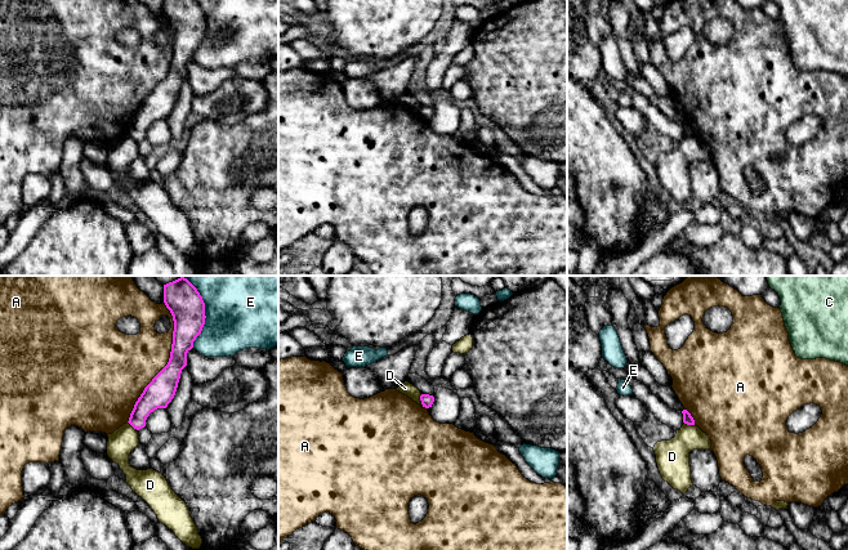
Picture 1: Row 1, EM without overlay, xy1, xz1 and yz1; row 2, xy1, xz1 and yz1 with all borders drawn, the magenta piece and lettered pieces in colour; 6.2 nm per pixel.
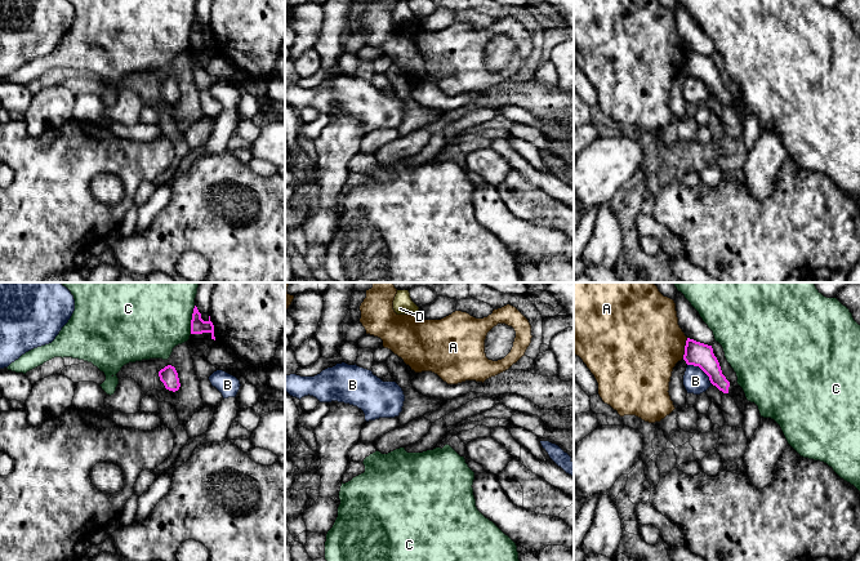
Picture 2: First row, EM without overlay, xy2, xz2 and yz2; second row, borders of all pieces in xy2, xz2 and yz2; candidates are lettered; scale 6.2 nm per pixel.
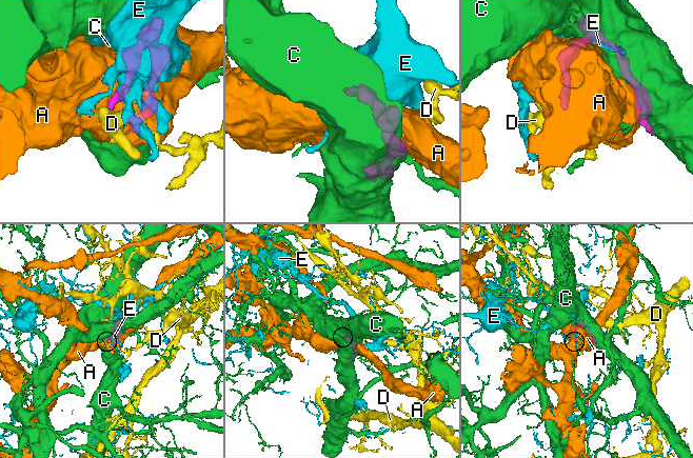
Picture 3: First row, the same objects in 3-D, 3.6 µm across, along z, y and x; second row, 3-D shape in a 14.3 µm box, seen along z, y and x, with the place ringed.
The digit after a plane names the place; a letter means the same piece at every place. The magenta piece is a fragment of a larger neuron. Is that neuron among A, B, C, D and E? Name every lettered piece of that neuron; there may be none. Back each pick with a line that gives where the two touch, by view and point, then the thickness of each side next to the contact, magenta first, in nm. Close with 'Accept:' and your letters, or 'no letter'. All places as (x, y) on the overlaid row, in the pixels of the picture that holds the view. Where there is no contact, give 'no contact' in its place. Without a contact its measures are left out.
Accept: no letter

